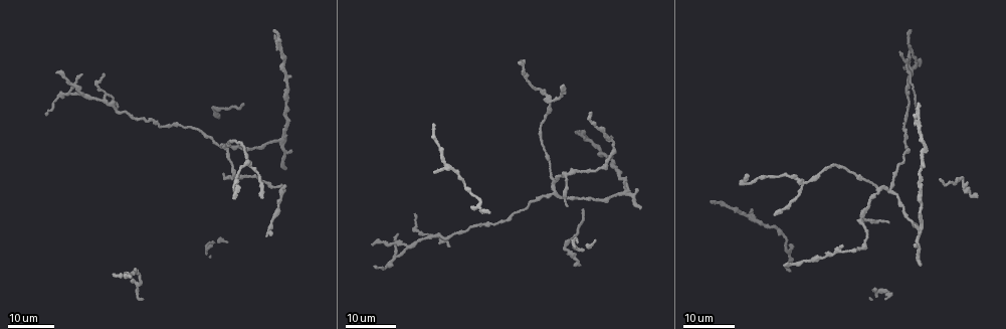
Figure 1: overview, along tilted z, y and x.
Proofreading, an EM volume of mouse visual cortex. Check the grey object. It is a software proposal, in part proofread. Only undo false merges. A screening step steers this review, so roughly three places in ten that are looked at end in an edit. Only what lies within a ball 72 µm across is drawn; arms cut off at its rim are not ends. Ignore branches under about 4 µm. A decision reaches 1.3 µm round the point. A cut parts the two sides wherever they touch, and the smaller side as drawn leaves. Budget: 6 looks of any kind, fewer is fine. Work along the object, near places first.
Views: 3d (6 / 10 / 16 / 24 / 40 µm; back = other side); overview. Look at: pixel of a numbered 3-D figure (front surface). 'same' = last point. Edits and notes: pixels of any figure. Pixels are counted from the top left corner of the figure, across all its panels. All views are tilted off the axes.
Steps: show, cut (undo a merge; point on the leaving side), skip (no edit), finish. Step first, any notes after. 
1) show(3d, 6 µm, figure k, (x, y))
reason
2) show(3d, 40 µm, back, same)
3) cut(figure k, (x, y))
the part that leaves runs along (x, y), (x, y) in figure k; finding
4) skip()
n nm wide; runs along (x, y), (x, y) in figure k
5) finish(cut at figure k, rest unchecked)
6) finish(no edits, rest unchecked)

show(3d, 24 µm, figure 1, (235, 193))
sudden change in width

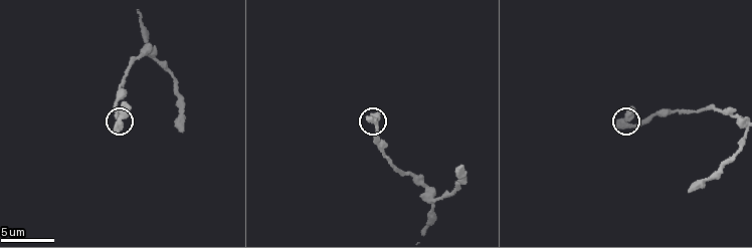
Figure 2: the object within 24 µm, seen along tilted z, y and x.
show(3d, 10 µm, figure 2, (376, 126))
closer look

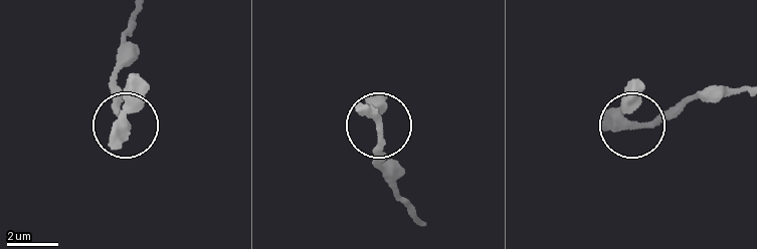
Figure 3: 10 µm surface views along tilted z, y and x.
skip()
260 nm wide; one neuron here

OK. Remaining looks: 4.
show(3d, 16 µm, figure 2, (435, 200))
arms part here

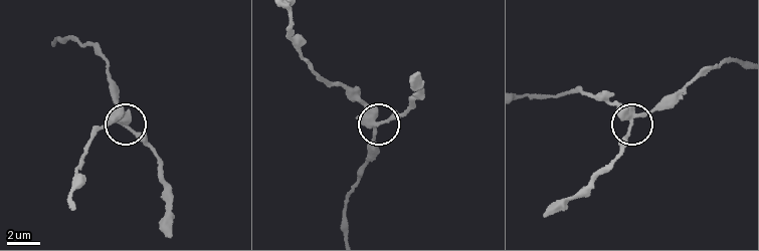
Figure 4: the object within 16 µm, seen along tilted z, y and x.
show(3d, 6 µm, figure 4, (376, 122))

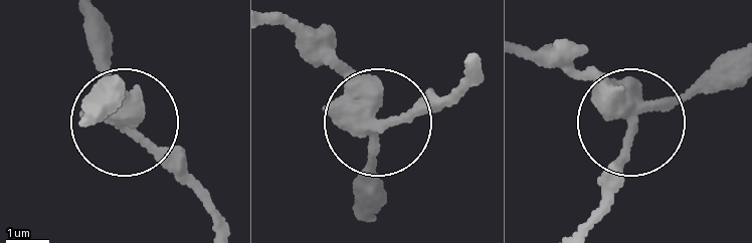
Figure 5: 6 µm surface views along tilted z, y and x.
skip()
320 nm wide; runs along (359, 194), (375, 124), (470, 87) in figure 5; one neuron here

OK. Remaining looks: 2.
show(3d, 16 µm, figure 1, (567, 175))
a fork

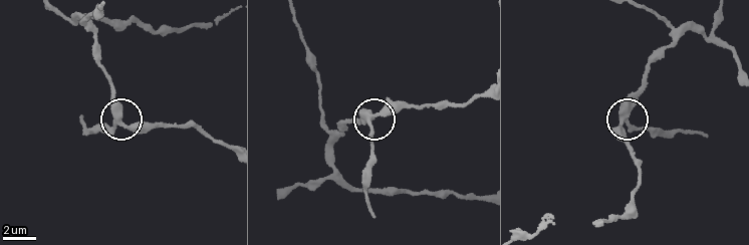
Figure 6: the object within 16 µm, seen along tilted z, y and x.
show(3d, 6 µm, figure 6, (372, 115))
closer look

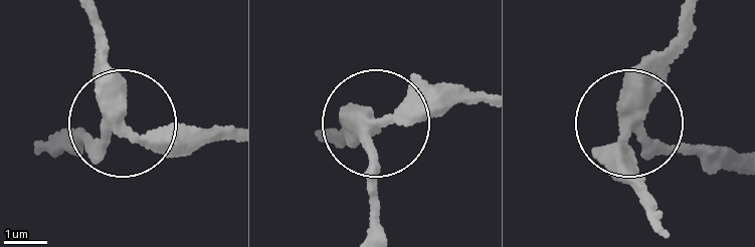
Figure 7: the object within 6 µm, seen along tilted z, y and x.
skip()
runs along (369, 222), (375, 127), (483, 98) in figure 7; continuous, no second neuron

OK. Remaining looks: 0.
finish(no edits, rest unchecked)

